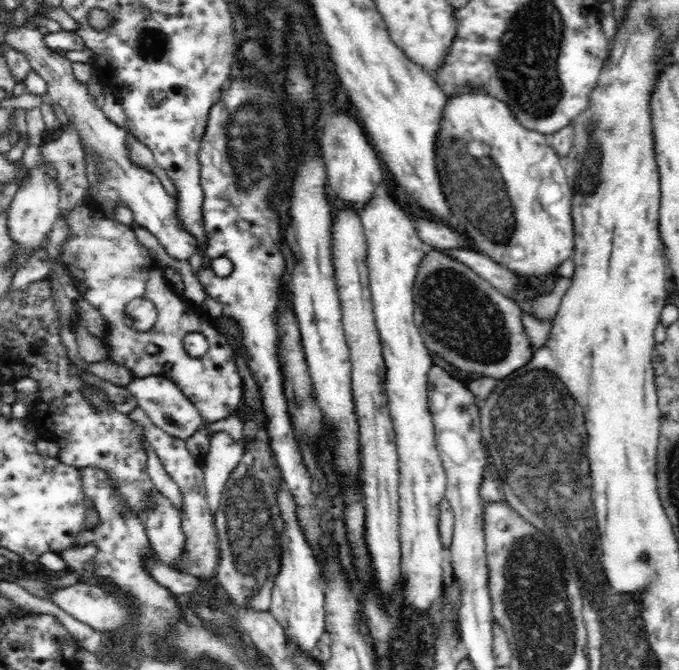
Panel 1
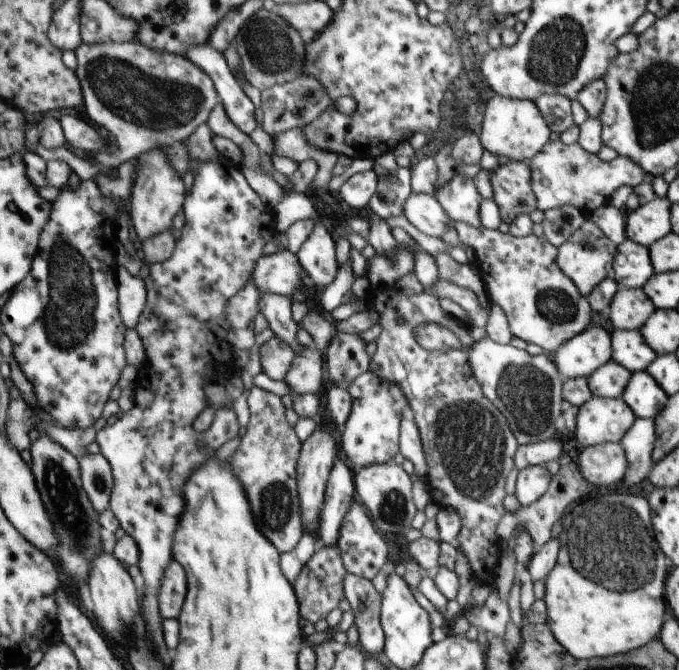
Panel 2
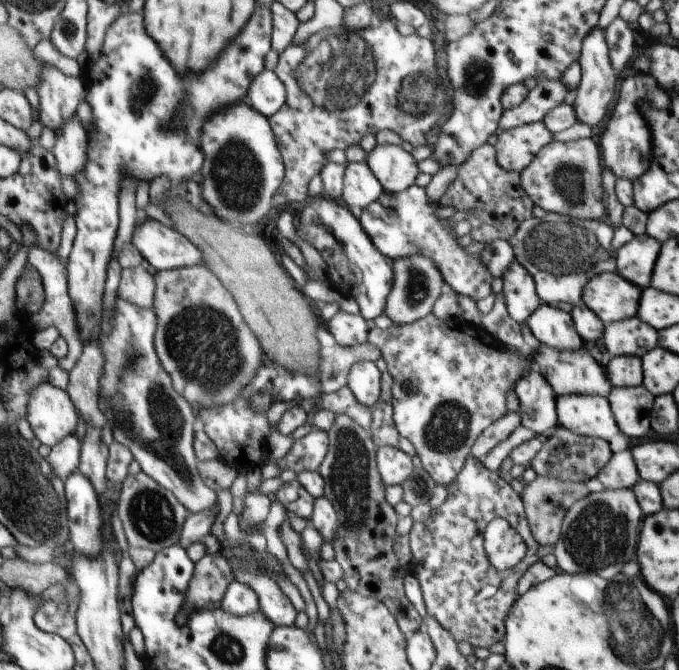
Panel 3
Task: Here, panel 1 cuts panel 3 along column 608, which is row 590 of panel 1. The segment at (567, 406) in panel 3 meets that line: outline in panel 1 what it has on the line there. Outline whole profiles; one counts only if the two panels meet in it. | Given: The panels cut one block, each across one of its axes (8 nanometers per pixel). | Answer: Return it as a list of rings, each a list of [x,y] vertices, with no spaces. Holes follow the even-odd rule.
[[[380,182],[372,198],[360,210],[360,219],[367,243],[367,267],[369,289],[371,290],[373,313],[378,329],[379,342],[385,366],[385,393],[390,416],[394,427],[394,441],[399,458],[399,541],[401,548],[400,568],[406,580],[406,604],[418,612],[430,608],[433,602],[442,596],[440,578],[442,578],[442,552],[444,546],[439,535],[439,506],[447,492],[447,476],[436,446],[435,426],[432,422],[428,404],[428,371],[434,365],[429,351],[424,347],[423,338],[415,325],[413,317],[413,288],[418,275],[419,264],[426,254],[426,246],[416,233],[414,222],[408,214],[390,198],[388,186]]]

